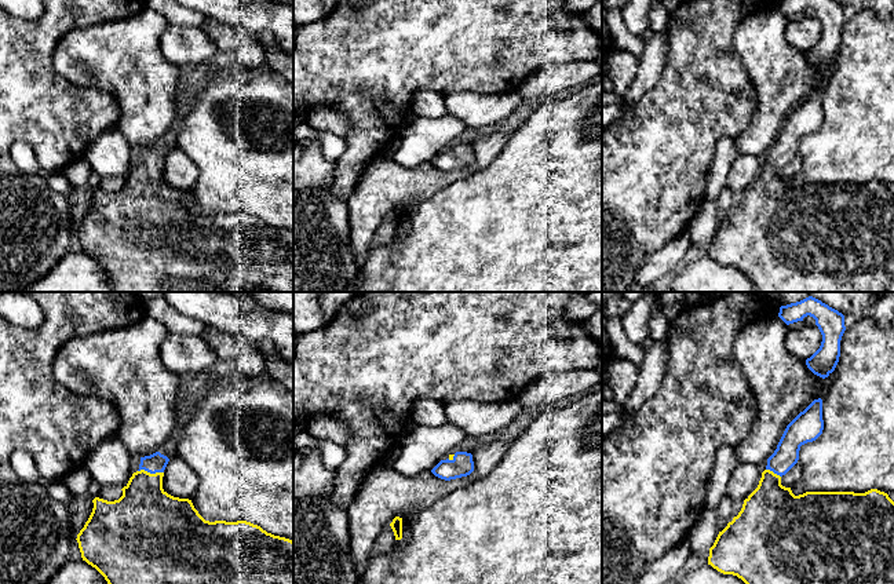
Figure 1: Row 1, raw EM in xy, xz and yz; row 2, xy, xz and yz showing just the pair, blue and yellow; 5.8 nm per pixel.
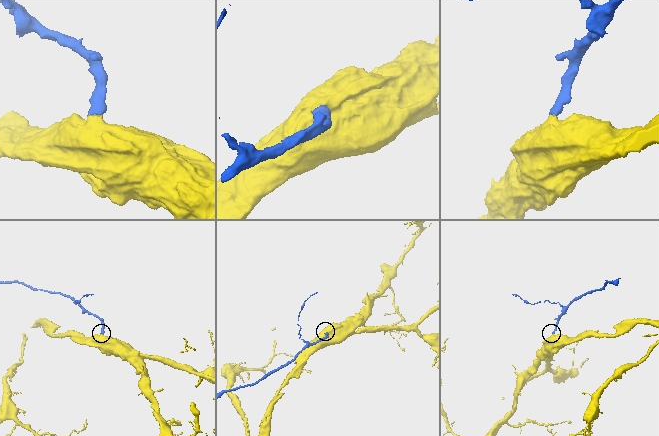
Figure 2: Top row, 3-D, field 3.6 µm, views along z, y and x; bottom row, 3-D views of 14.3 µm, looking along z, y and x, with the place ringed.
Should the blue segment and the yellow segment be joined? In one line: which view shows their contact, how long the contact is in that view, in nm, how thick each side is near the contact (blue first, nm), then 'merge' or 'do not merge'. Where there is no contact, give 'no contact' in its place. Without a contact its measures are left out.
meets blue in xy; contact 150 nm long; 110 nm thick on the blue side, 360 nm on the other; merge

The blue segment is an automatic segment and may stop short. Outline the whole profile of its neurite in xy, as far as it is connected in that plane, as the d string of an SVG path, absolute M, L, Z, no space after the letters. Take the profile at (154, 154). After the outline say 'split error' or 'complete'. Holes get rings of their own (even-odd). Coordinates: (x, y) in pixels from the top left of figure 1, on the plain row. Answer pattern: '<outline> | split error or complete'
M160 143L141 149L139 161L132 165L128 175L121 180L123 187L114 193L95 189L92 204L77 226L76 231L83 252L105 269L114 292L293 292L293 233L267 225L260 218L247 212L205 212L194 200L191 191L174 189L163 180L163 168L168 153L169 150Z | split error

